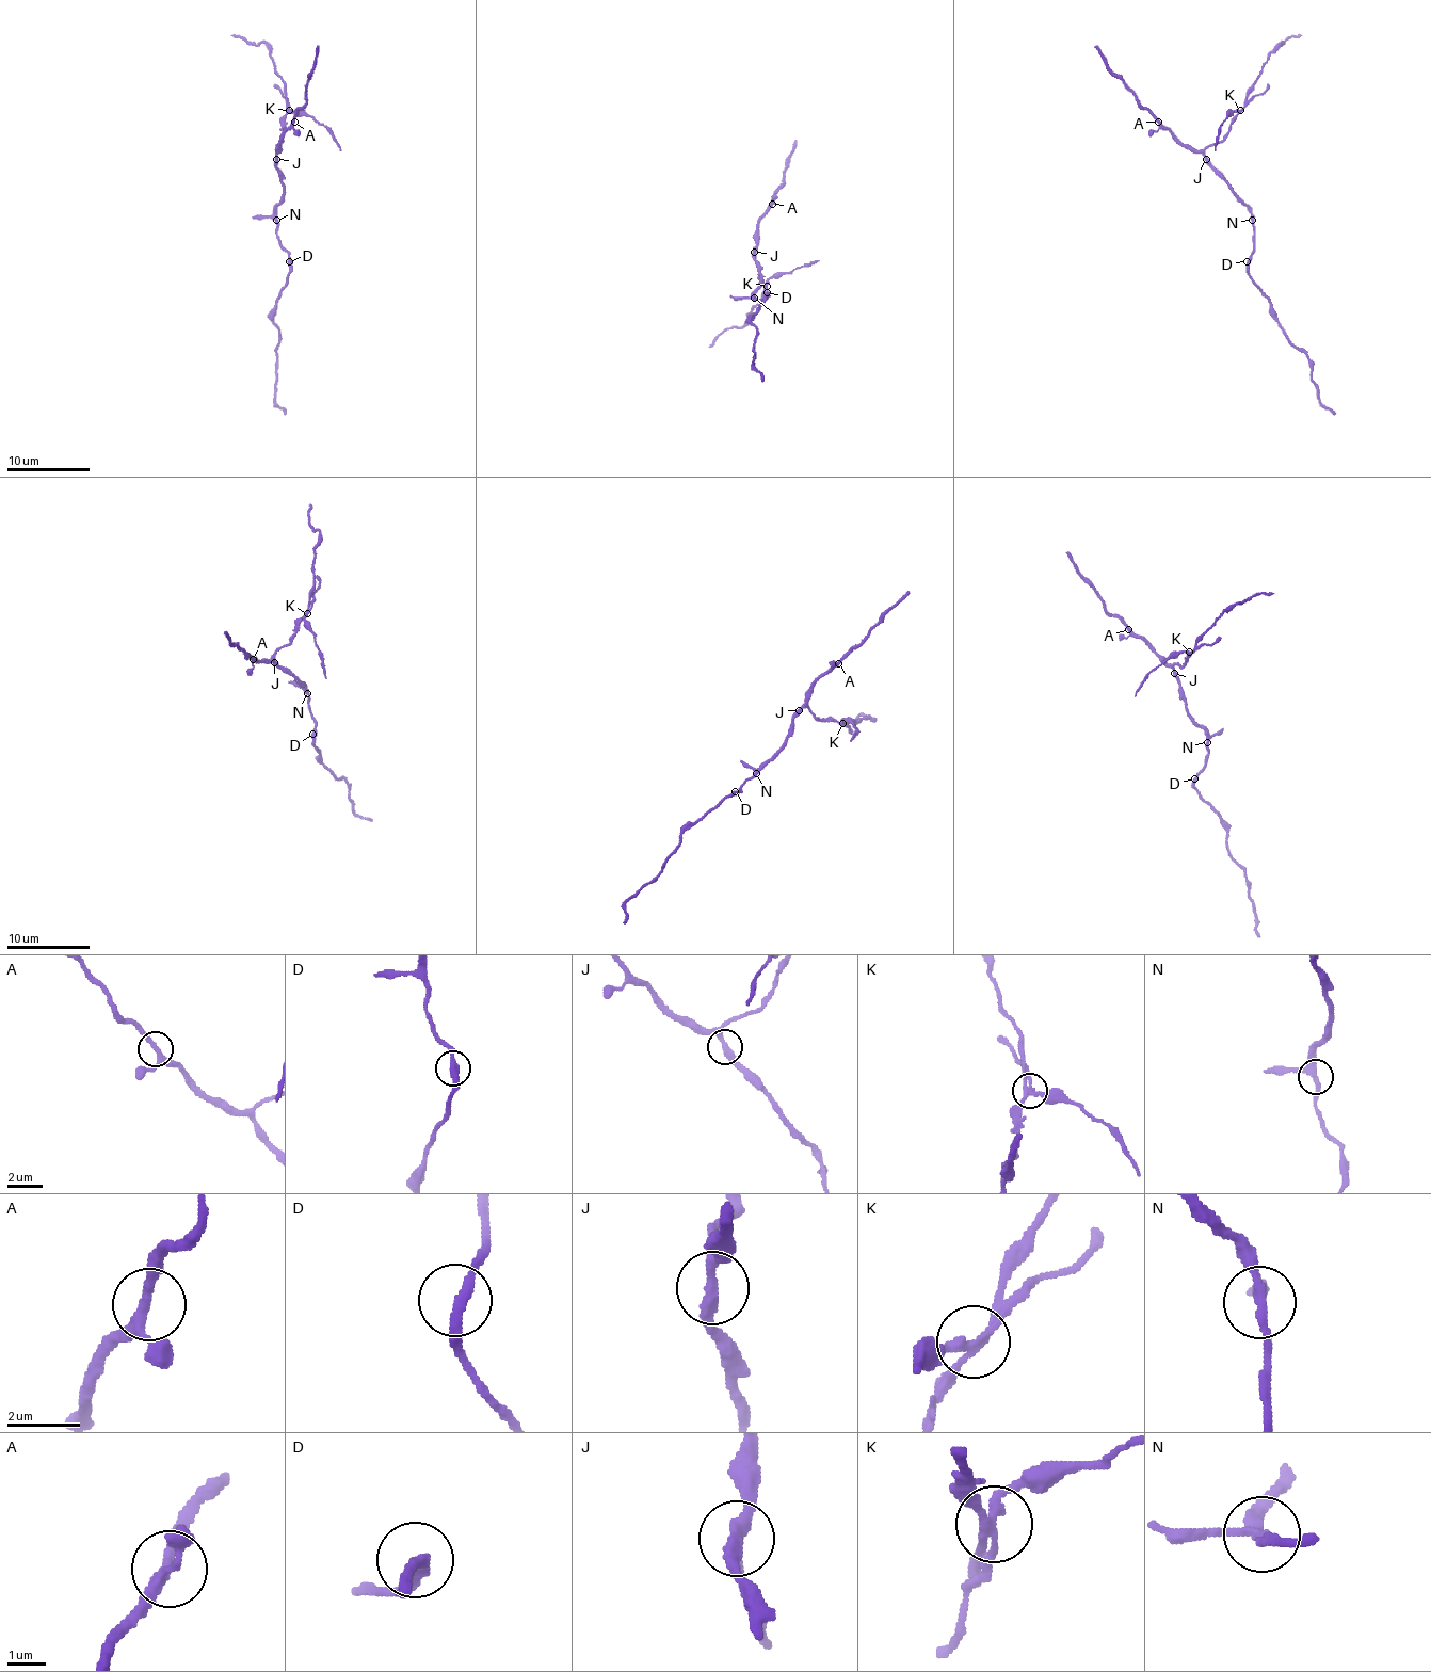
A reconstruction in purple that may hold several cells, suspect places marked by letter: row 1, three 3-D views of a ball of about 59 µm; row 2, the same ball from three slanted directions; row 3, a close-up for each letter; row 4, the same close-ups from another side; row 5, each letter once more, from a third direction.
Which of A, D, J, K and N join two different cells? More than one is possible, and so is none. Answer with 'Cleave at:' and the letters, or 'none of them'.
Cleave at: K

